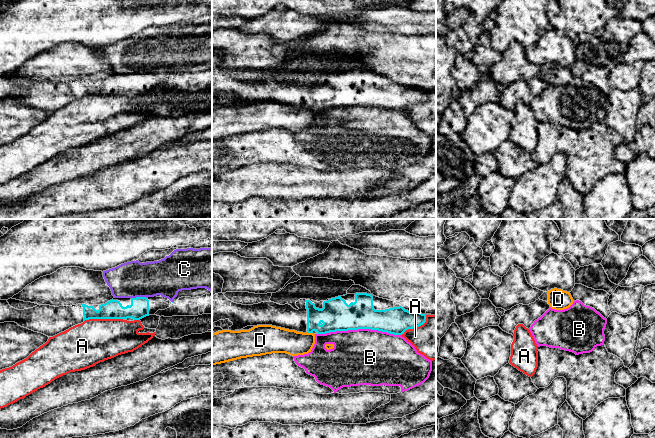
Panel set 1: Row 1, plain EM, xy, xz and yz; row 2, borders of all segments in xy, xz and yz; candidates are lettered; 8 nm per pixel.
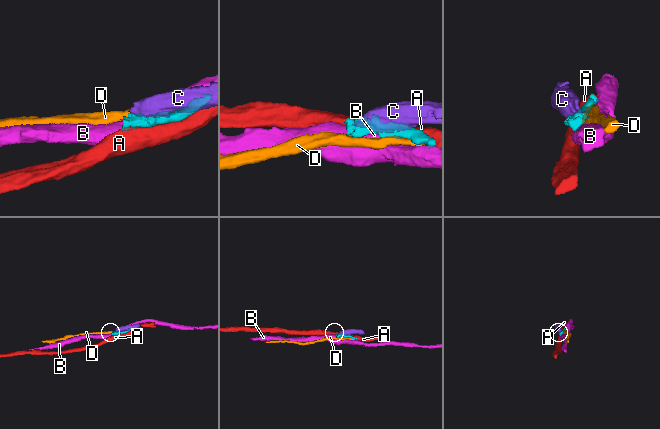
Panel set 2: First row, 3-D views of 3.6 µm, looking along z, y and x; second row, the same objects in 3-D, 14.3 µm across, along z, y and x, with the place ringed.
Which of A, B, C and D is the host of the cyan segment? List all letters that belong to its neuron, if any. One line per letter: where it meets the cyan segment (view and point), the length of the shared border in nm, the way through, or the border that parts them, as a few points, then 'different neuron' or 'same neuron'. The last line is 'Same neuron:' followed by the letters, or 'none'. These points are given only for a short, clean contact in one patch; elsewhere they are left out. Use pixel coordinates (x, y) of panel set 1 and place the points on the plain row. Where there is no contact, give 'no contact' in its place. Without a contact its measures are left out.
A: meets cyan in xy at (103, 94); contact 320 nm long; different neuron
B: meets cyan in xz at (359, 104); contact 650 nm long; different neuron
C: meets cyan in xy at (138, 73); contact 130 nm long; different neuron
D: meets cyan in xz at (309, 108); contact 60 nm long; different neuron
Same neuron: none

